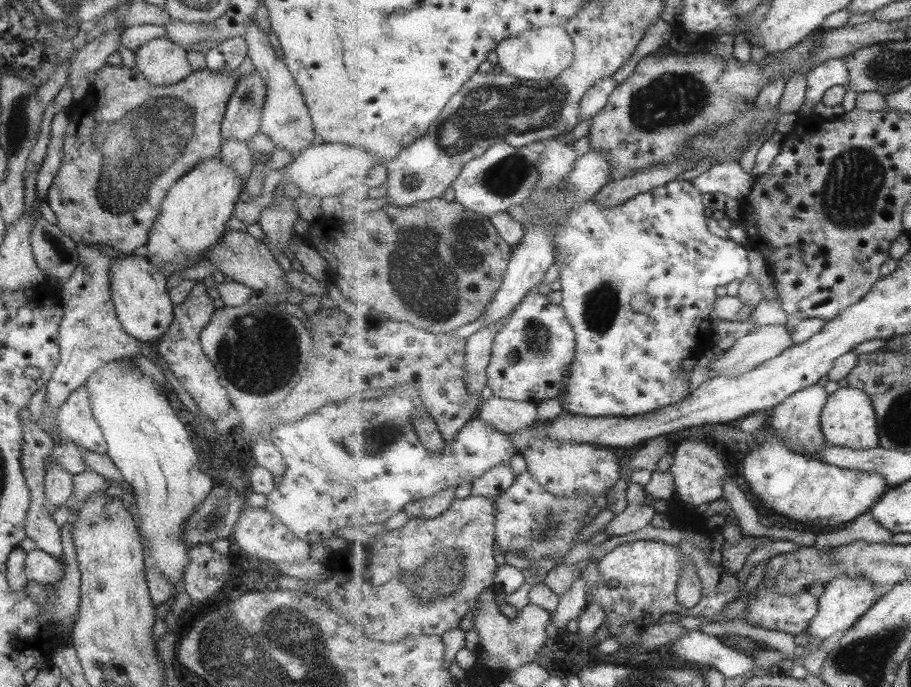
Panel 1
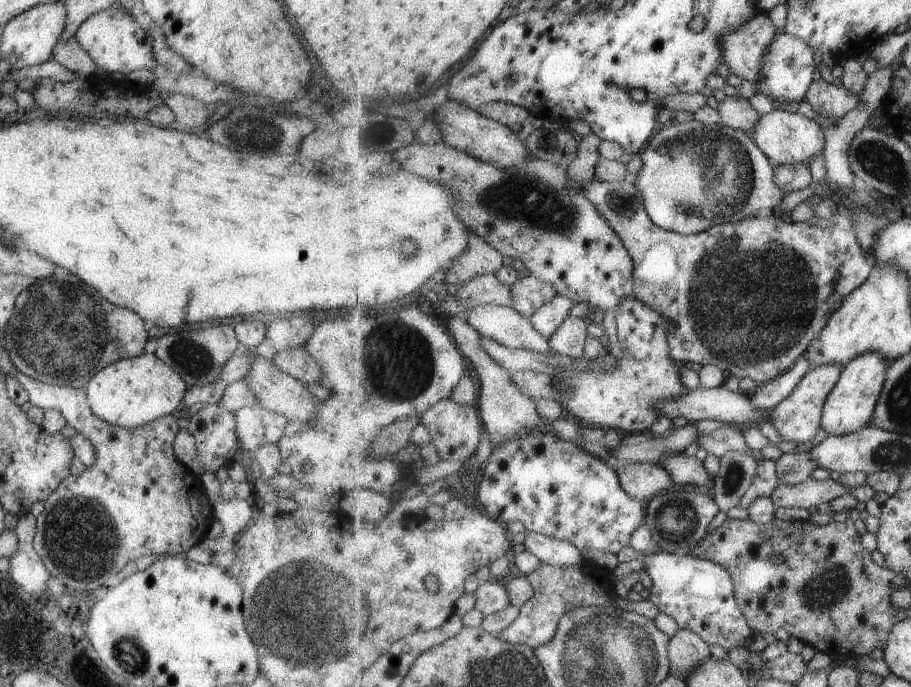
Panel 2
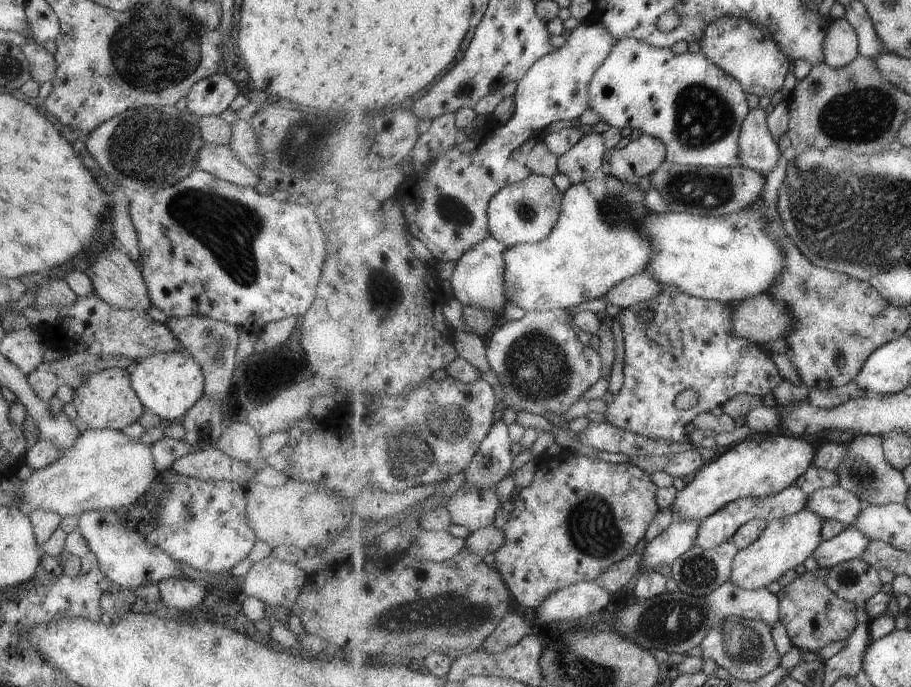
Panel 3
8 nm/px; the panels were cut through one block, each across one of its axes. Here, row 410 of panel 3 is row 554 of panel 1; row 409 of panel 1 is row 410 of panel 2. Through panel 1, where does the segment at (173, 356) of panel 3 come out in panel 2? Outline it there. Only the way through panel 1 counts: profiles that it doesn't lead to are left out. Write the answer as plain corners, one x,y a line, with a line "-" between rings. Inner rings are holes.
153,353
121,359
94,372
84,391
91,412
113,426
135,428
170,413
187,390
181,377

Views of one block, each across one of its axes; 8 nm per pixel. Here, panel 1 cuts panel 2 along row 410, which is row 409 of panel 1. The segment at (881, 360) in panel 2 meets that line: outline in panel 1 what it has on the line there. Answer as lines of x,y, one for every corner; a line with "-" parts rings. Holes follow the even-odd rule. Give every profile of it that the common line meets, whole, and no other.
841,387
830,395
821,415
821,428
826,444
836,444
836,446
845,446
853,450
877,448
881,444
880,425
872,397
860,388

